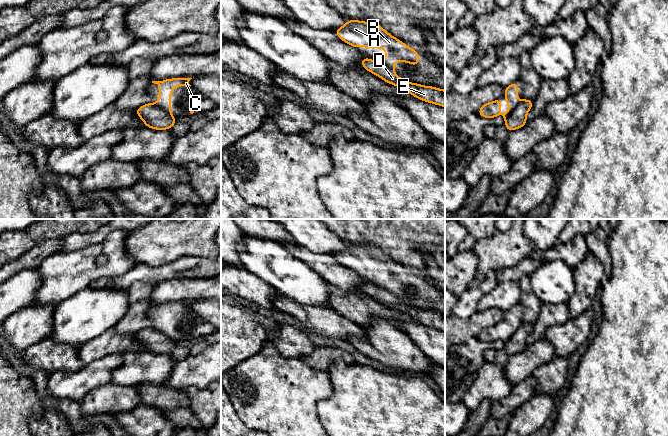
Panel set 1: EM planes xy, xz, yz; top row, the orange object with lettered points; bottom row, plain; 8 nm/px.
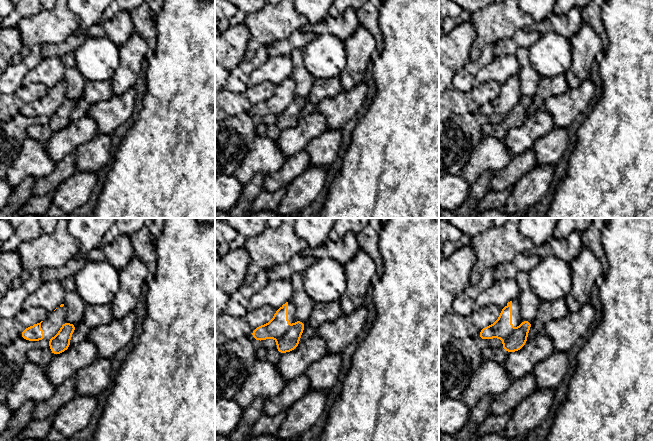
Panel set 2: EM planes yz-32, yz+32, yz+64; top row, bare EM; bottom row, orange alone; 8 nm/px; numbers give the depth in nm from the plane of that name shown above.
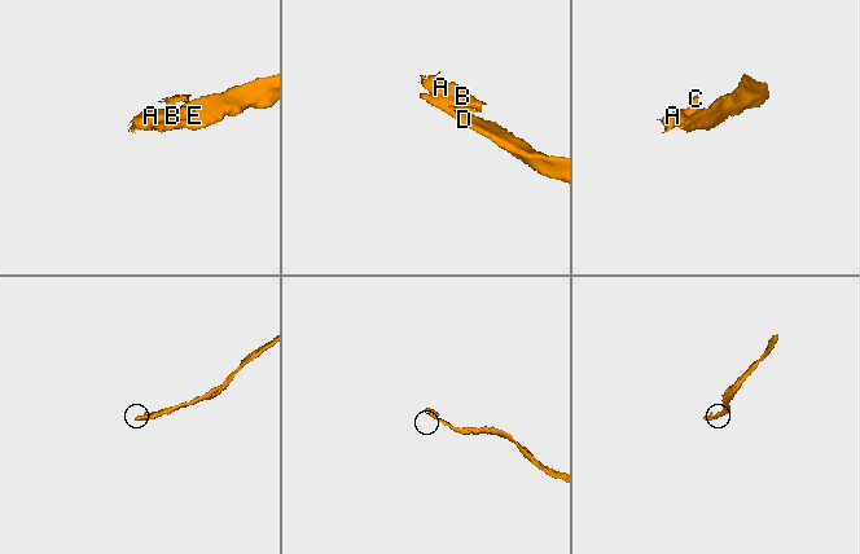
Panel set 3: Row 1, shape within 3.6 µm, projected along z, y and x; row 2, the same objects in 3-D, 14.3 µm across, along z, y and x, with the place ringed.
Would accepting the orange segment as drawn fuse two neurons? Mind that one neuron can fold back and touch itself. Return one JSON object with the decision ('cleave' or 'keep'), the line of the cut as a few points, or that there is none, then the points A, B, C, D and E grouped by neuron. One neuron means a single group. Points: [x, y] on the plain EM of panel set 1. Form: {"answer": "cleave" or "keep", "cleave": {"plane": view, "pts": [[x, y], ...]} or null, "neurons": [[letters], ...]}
{"answer": "cleave", "cleave": {"plane": "yz", "pts": [[519, 326], [505, 342]]}, "neurons": [["A", "B", "C"], ["D", "E"]]}

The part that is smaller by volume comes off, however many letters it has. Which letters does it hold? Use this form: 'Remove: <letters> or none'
Remove: A, B, C

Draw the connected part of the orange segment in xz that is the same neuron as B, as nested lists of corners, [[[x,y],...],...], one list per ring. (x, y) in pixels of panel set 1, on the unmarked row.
[[[347,243],[344,250],[334,253],[334,256],[344,266],[354,272],[364,270],[368,273],[383,272],[385,274],[384,289],[395,292],[397,284],[419,289],[420,277],[393,261],[376,246],[364,246]]]

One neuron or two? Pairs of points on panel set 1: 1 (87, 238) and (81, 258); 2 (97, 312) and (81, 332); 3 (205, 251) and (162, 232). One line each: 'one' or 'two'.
1: two
2: one
3: one

